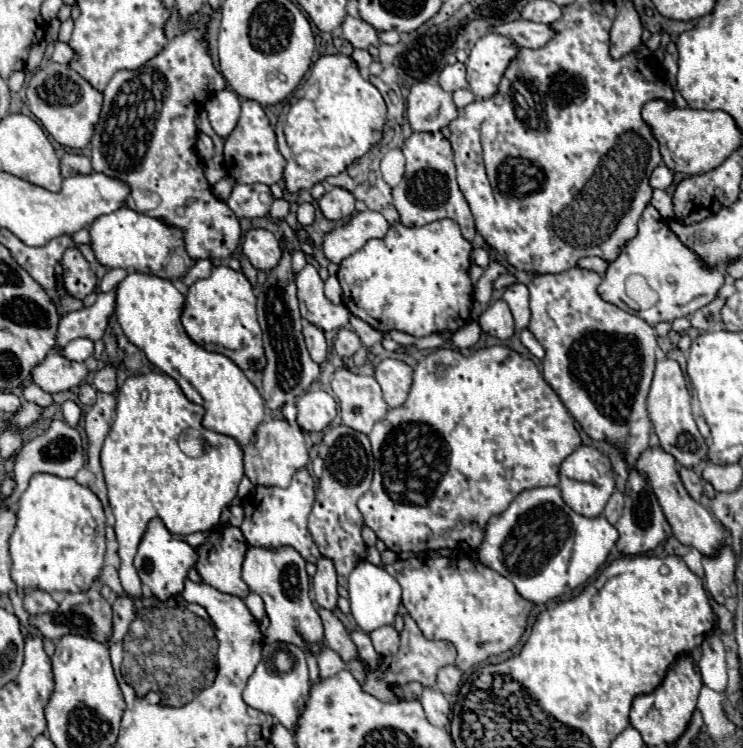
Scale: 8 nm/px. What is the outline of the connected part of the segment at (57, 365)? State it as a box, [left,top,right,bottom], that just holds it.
[30,352,88,392]

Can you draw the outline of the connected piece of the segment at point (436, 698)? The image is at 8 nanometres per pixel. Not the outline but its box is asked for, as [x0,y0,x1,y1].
[420,688,450,728]

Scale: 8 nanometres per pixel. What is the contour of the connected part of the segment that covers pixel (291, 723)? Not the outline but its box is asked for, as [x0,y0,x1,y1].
[244,644,310,732]

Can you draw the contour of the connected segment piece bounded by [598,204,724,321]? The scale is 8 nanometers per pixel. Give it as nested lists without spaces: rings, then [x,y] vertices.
[[[650,204],[640,222],[638,234],[620,252],[620,256],[608,264],[598,294],[618,308],[631,310],[647,321],[647,298],[658,298],[658,304],[670,305],[678,316],[686,316],[706,306],[716,298],[718,288],[724,284],[724,276],[716,268],[704,268],[692,250],[680,244],[678,236],[668,228],[658,210]]]

